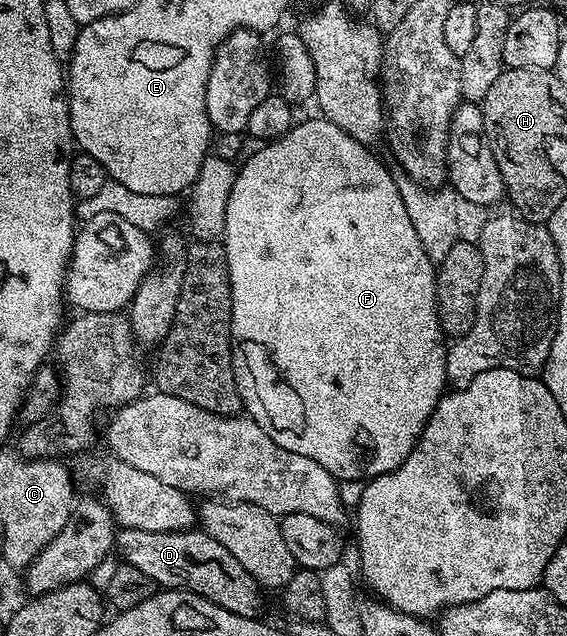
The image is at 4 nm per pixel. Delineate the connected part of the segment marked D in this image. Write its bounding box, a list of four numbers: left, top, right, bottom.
[115,527,265,618]

